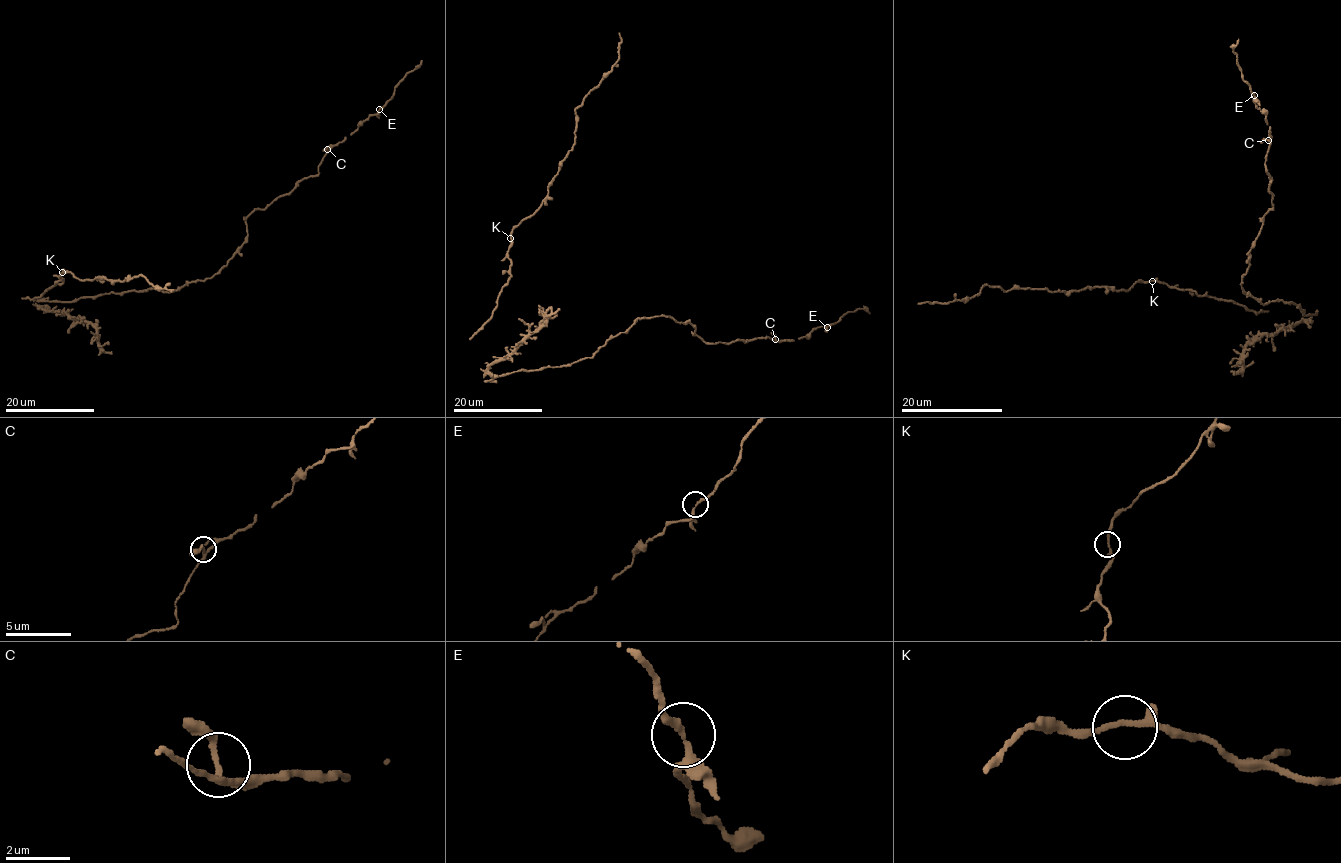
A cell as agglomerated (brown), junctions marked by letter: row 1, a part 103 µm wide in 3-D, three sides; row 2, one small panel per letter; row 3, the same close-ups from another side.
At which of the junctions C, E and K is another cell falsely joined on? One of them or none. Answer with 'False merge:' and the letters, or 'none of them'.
False merge: none of them

